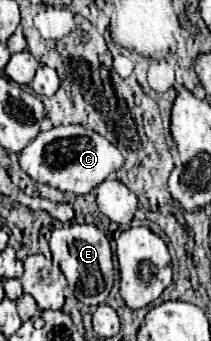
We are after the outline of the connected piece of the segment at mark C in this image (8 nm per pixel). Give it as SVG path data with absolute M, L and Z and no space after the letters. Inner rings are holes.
M58 126L46 132L40 132L22 152L20 166L36 182L50 184L62 192L72 192L76 196L88 194L96 188L110 172L118 170L124 164L120 150L110 144L104 136L88 130L84 126Z

